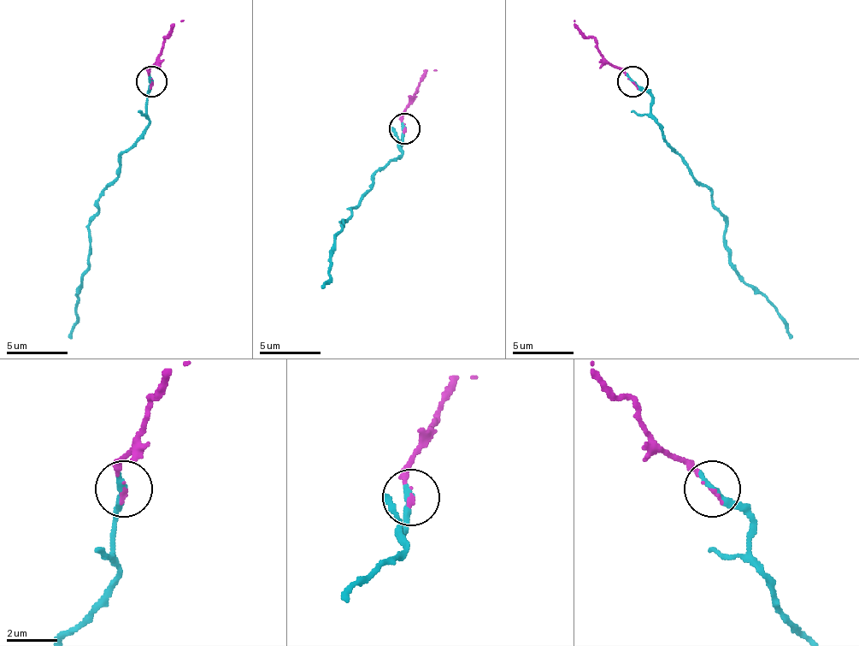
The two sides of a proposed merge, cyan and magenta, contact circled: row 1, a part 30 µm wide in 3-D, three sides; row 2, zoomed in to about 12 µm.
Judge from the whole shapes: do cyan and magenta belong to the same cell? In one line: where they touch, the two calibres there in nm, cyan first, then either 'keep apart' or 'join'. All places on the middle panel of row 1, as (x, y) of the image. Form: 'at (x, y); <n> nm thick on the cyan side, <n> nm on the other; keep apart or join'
at (404, 128); 300 nm thick on the cyan side, 100 nm on the other; join

